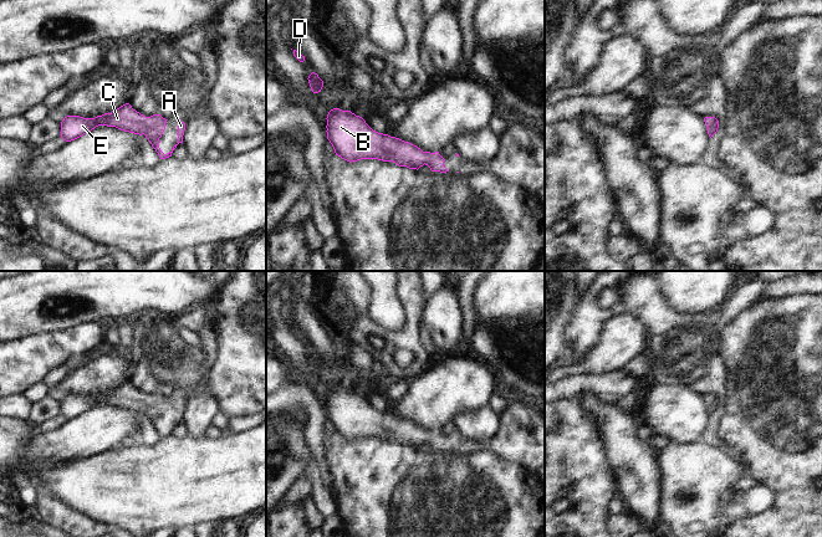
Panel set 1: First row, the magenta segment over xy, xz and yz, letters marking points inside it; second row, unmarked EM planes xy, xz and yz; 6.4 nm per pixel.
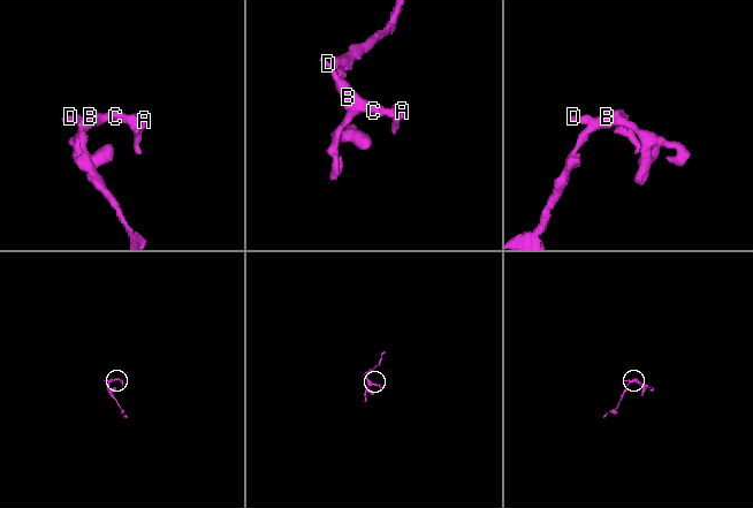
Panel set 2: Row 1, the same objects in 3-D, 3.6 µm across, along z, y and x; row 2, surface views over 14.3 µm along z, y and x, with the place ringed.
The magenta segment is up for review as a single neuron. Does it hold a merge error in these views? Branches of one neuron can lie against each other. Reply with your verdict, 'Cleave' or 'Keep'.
Keep.

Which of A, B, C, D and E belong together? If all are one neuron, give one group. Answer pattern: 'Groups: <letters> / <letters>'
Groups: A B C D E.

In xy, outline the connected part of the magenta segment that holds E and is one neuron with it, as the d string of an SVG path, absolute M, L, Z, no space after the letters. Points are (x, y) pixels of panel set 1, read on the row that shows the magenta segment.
M126 103L121 106L119 108L112 111L111 113L104 113L95 118L83 118L80 116L65 117L63 121L61 122L61 138L66 142L71 142L91 132L98 126L116 127L124 132L129 132L129 133L139 134L139 135L144 134L145 138L150 142L152 147L158 153L159 158L165 159L165 158L172 157L173 150L177 148L179 143L183 143L183 135L185 131L185 123L179 121L178 122L178 143L173 147L173 149L169 153L164 154L159 148L159 143L160 143L159 138L162 137L165 129L167 121L168 119L163 118L160 114L153 114L150 117L145 117L141 114L139 112L137 112L136 109L133 109L129 103Z

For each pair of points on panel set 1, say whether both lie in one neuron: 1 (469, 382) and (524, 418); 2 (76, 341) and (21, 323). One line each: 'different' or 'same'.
1: different
2: different

